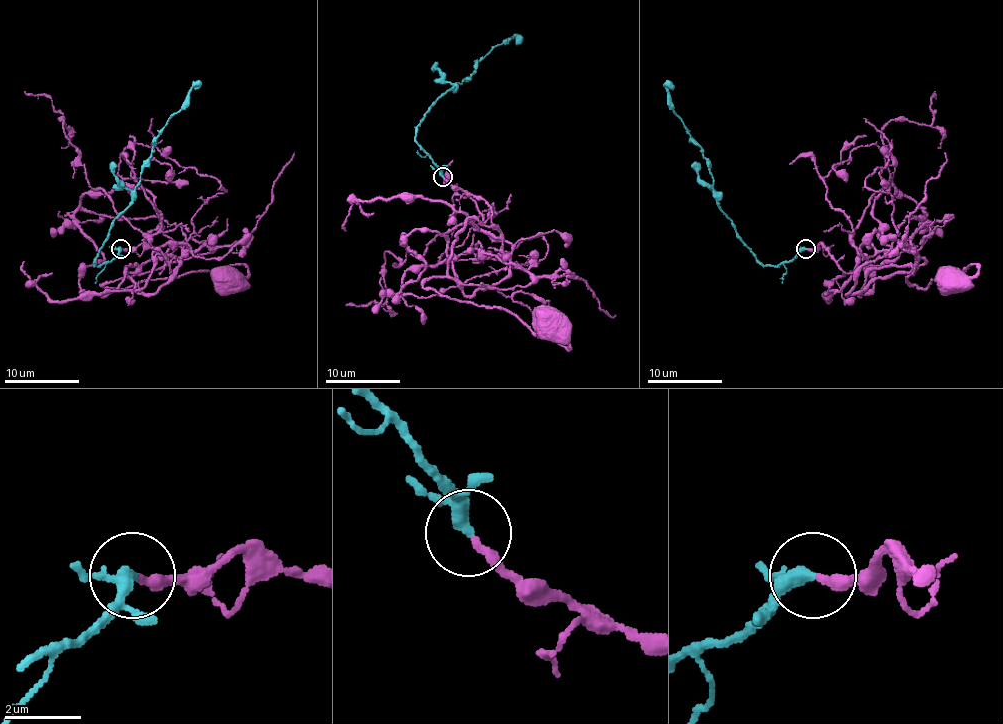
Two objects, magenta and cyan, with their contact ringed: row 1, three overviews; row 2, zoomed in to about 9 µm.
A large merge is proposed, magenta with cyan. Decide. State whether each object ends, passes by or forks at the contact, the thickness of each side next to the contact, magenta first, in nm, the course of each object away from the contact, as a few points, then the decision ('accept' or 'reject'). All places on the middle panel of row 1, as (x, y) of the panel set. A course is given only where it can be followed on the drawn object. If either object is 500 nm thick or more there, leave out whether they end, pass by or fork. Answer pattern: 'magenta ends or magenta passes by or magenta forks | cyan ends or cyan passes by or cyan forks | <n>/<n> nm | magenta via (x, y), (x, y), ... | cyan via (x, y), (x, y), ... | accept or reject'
magenta ends | cyan passes by | 280/280 nm | magenta via (444, 177), (492, 223), (472, 218), (453, 277), (423, 286), (548, 322) | cyan via (442, 177), (416, 139), (416, 128), (432, 104), (473, 73), (475, 65), (498, 45), (514, 37), (522, 41) | accept

